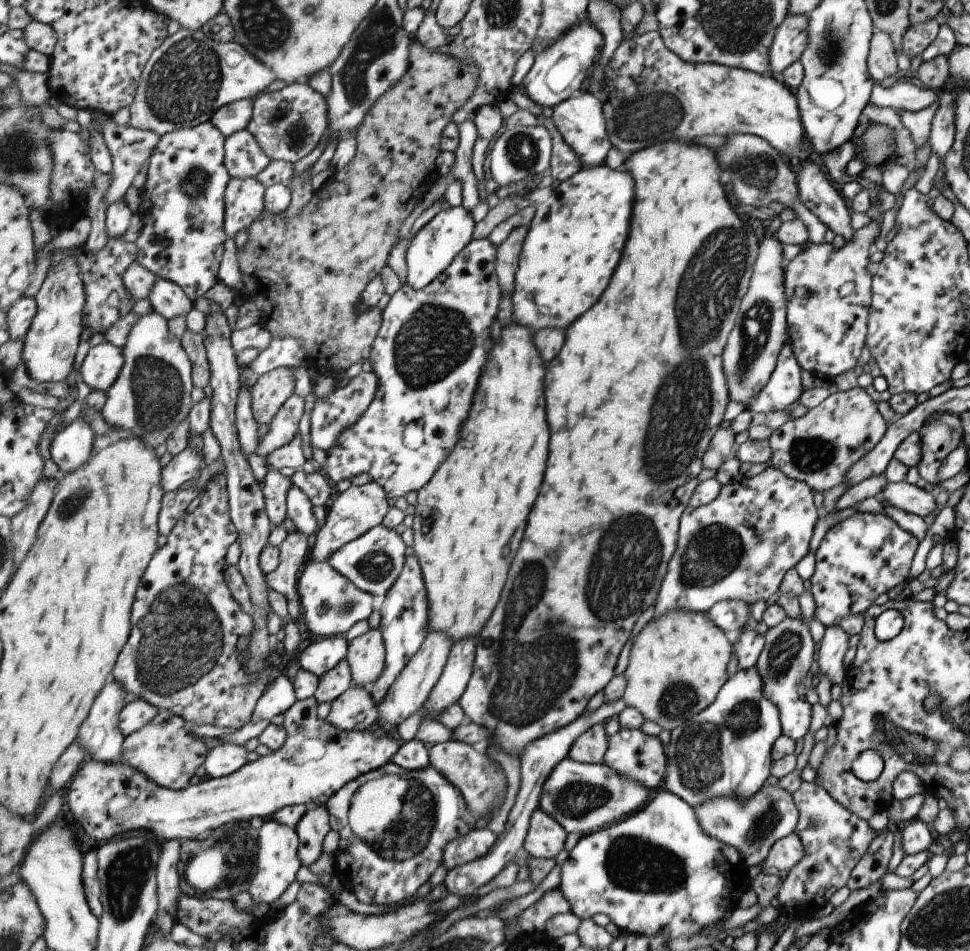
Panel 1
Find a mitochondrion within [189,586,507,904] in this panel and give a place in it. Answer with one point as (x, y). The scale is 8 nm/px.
(395, 822)

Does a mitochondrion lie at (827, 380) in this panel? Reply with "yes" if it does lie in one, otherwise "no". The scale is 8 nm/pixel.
no

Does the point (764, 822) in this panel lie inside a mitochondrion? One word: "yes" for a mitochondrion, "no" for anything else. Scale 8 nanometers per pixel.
yes

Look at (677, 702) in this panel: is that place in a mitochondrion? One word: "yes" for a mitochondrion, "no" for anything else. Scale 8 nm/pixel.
yes

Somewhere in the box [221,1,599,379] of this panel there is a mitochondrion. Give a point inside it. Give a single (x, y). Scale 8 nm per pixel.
(379, 40)

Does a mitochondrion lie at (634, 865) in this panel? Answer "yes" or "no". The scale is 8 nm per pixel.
yes

